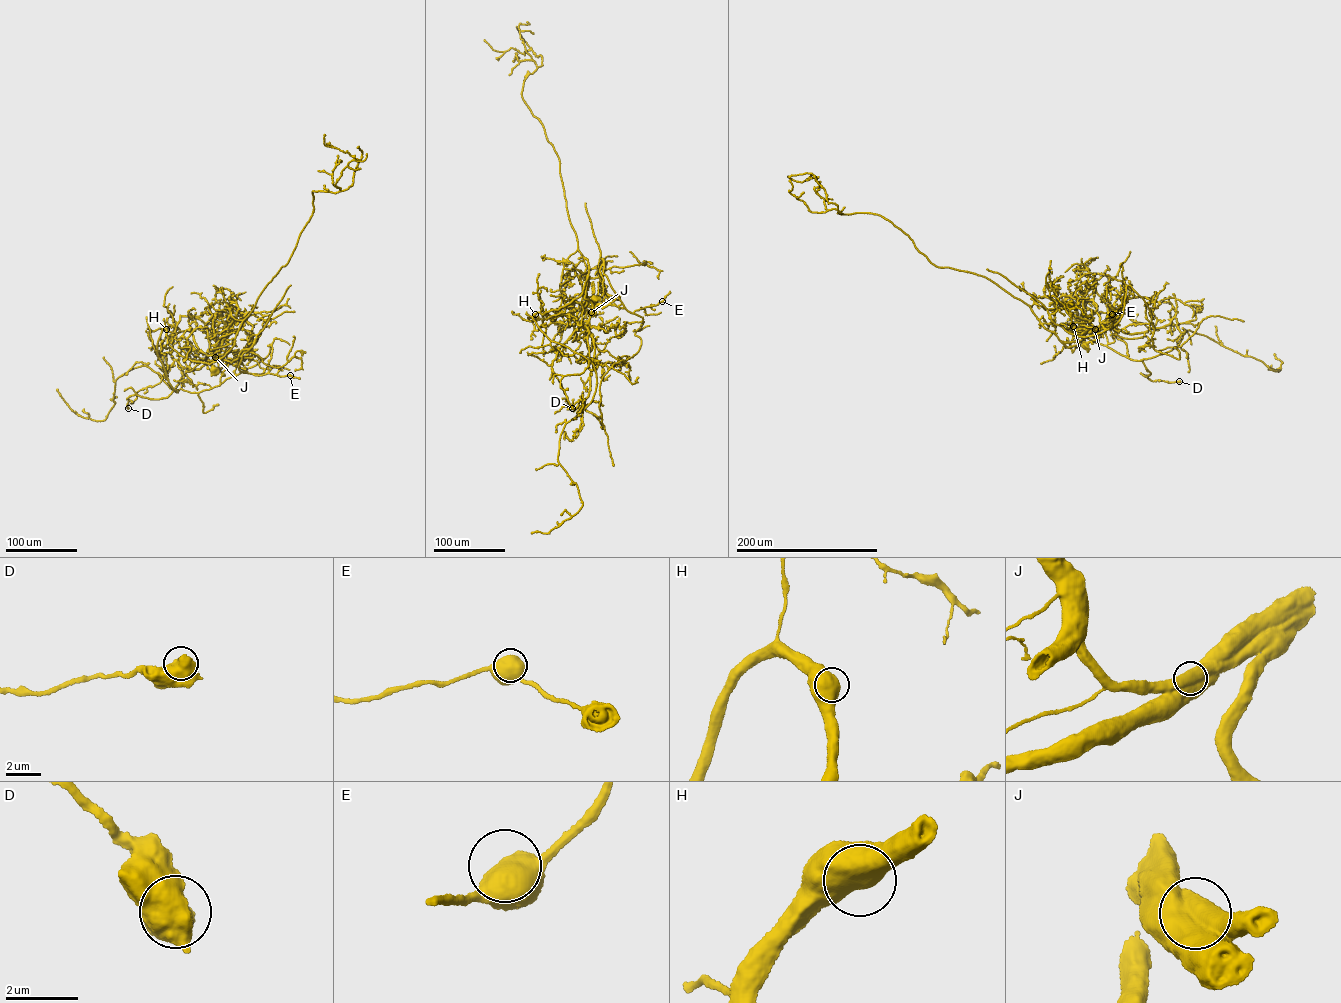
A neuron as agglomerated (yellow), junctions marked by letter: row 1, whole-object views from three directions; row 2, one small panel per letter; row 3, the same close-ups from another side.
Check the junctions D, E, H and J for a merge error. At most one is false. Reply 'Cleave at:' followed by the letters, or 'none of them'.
Cleave at: none of them

